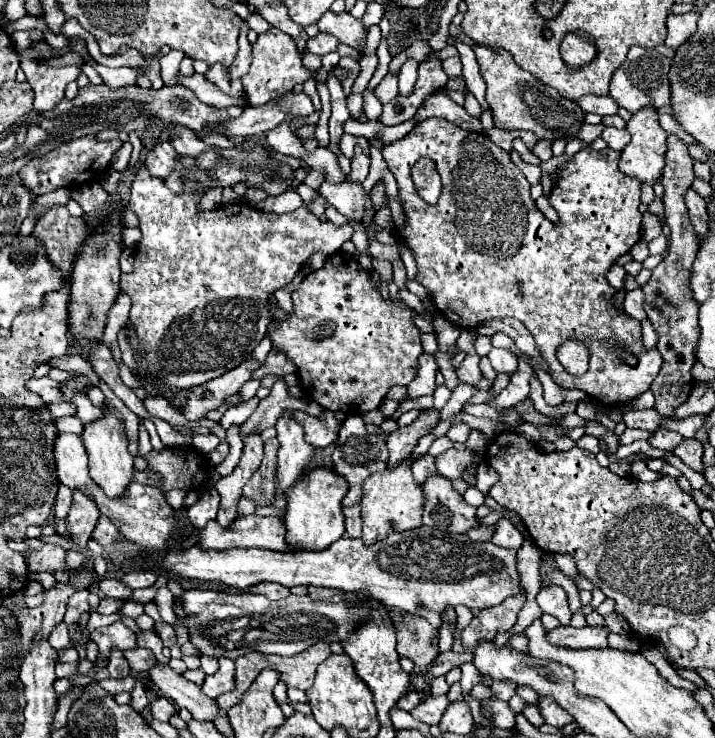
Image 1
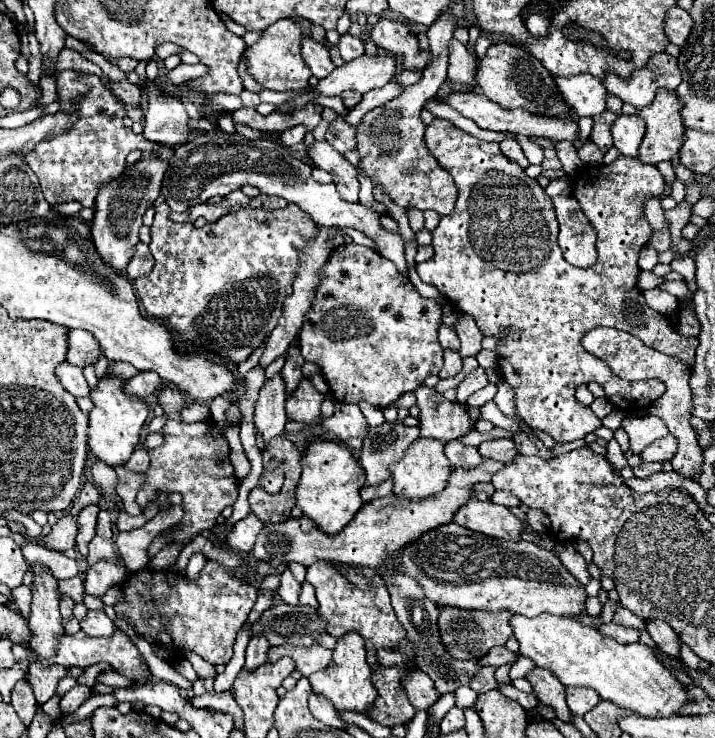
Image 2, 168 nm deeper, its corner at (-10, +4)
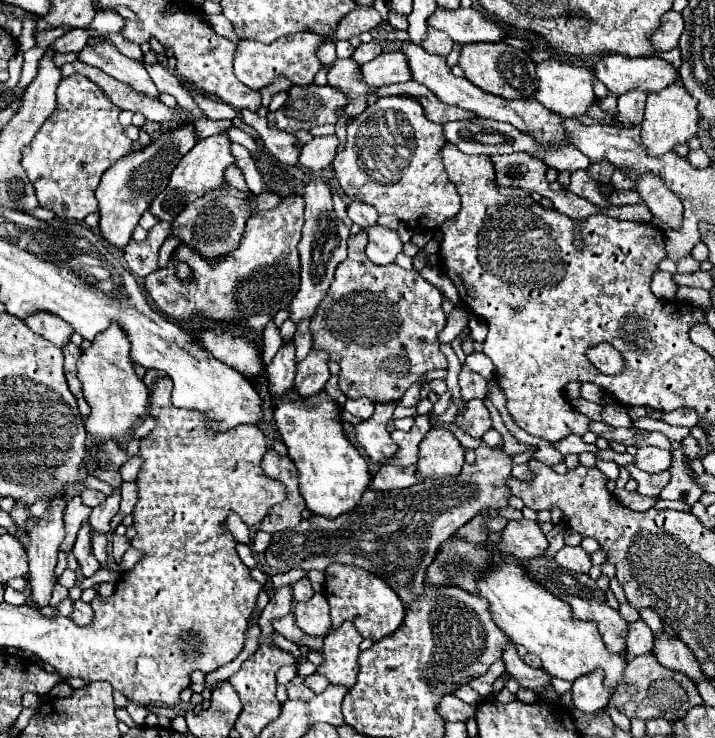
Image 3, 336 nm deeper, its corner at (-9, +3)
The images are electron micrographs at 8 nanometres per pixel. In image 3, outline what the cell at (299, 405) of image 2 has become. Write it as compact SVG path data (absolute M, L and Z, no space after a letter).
M311 350L309 356L297 364L297 376L295 376L295 386L293 390L301 398L311 398L319 394L329 380L329 368L327 368L327 354L325 352L315 352Z

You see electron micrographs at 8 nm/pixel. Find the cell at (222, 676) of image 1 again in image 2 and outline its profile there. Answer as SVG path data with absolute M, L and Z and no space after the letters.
M254 635L248 643L248 649L246 649L246 669L256 669L258 665L266 663L266 655L268 655L268 649L270 649L270 643L264 635Z

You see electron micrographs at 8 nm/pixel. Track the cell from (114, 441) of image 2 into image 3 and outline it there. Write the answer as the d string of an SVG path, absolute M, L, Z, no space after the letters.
M111 324L101 336L97 336L89 350L85 350L77 362L77 376L83 384L83 396L91 406L91 414L85 420L85 430L95 440L121 440L131 428L135 428L147 414L149 390L133 372L129 358L129 340L117 324Z

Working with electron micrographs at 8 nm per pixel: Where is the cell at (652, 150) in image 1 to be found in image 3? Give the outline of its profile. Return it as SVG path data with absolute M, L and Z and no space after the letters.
M671 84L659 92L647 94L645 120L641 124L641 142L645 144L649 156L663 156L665 152L671 152L677 144L685 144L689 138L693 138L697 134L697 124L697 100L689 96L681 84Z

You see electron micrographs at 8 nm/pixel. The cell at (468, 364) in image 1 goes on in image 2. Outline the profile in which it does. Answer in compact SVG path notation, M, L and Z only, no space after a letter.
M476 367L472 373L468 373L464 379L462 379L462 383L458 385L458 401L460 403L466 403L466 399L472 395L472 393L476 393L478 389L484 389L488 385L488 377L486 377L486 373L484 373L484 369L482 367Z

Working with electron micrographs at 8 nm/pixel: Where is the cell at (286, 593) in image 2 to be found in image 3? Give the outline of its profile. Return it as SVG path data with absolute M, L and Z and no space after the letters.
M301 578L301 580L293 582L291 592L293 592L293 602L305 602L305 600L309 600L313 596L313 588L311 588L307 578Z

